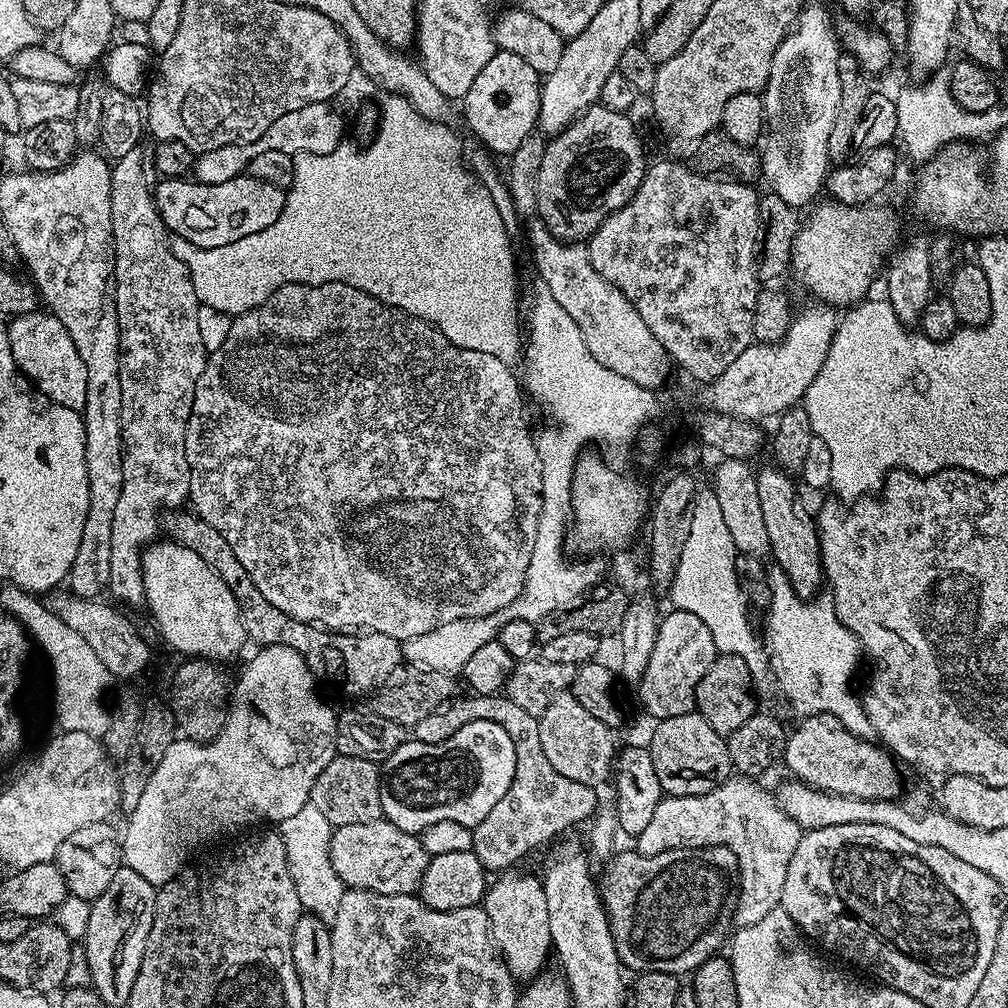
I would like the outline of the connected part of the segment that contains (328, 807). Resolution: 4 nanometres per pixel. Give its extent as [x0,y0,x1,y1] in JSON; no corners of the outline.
[310,754,384,829]

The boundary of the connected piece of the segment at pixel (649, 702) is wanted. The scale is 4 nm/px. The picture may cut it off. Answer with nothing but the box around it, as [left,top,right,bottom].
[638,610,718,722]

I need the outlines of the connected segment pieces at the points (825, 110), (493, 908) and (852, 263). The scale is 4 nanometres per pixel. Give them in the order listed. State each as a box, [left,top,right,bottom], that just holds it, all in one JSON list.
[[762,4,842,210],[482,870,554,982],[790,203,900,306]]

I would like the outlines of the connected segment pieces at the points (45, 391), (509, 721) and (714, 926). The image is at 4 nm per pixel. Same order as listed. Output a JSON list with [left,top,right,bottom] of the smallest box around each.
[[8,310,86,413],[414,694,598,874],[598,846,742,974]]

